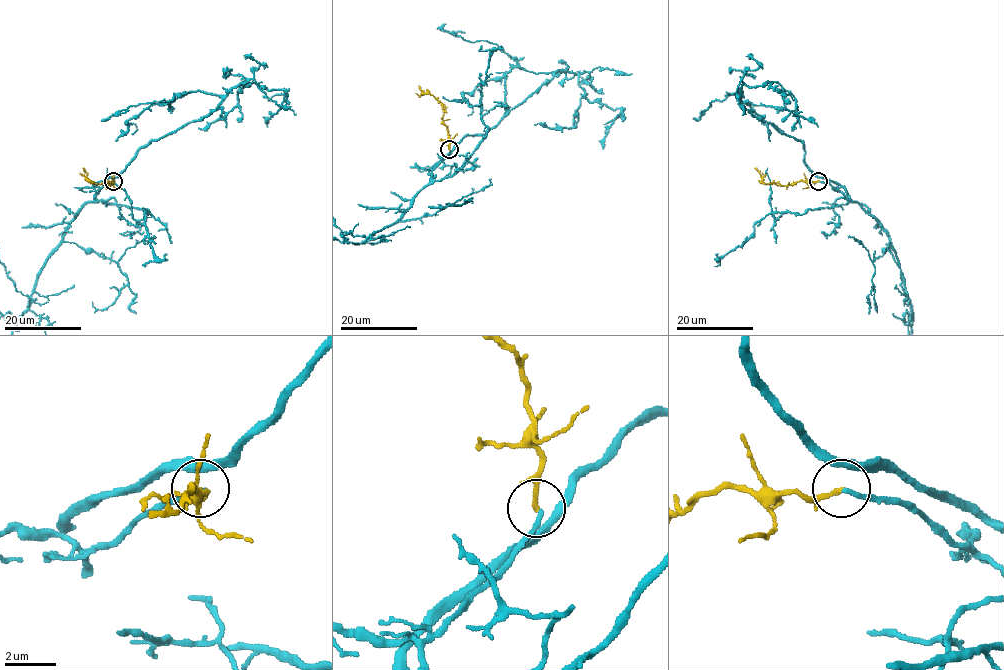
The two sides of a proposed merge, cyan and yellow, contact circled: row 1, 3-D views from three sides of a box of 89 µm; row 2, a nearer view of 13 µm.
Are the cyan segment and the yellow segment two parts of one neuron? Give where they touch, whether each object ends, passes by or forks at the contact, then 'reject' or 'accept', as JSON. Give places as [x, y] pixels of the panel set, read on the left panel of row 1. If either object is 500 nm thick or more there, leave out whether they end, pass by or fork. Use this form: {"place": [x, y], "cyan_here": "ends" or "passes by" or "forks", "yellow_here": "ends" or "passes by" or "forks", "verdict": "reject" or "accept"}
{"place": [113, 181], "cyan_here": "passes by", "yellow_here": "ends", "verdict": "accept"}

